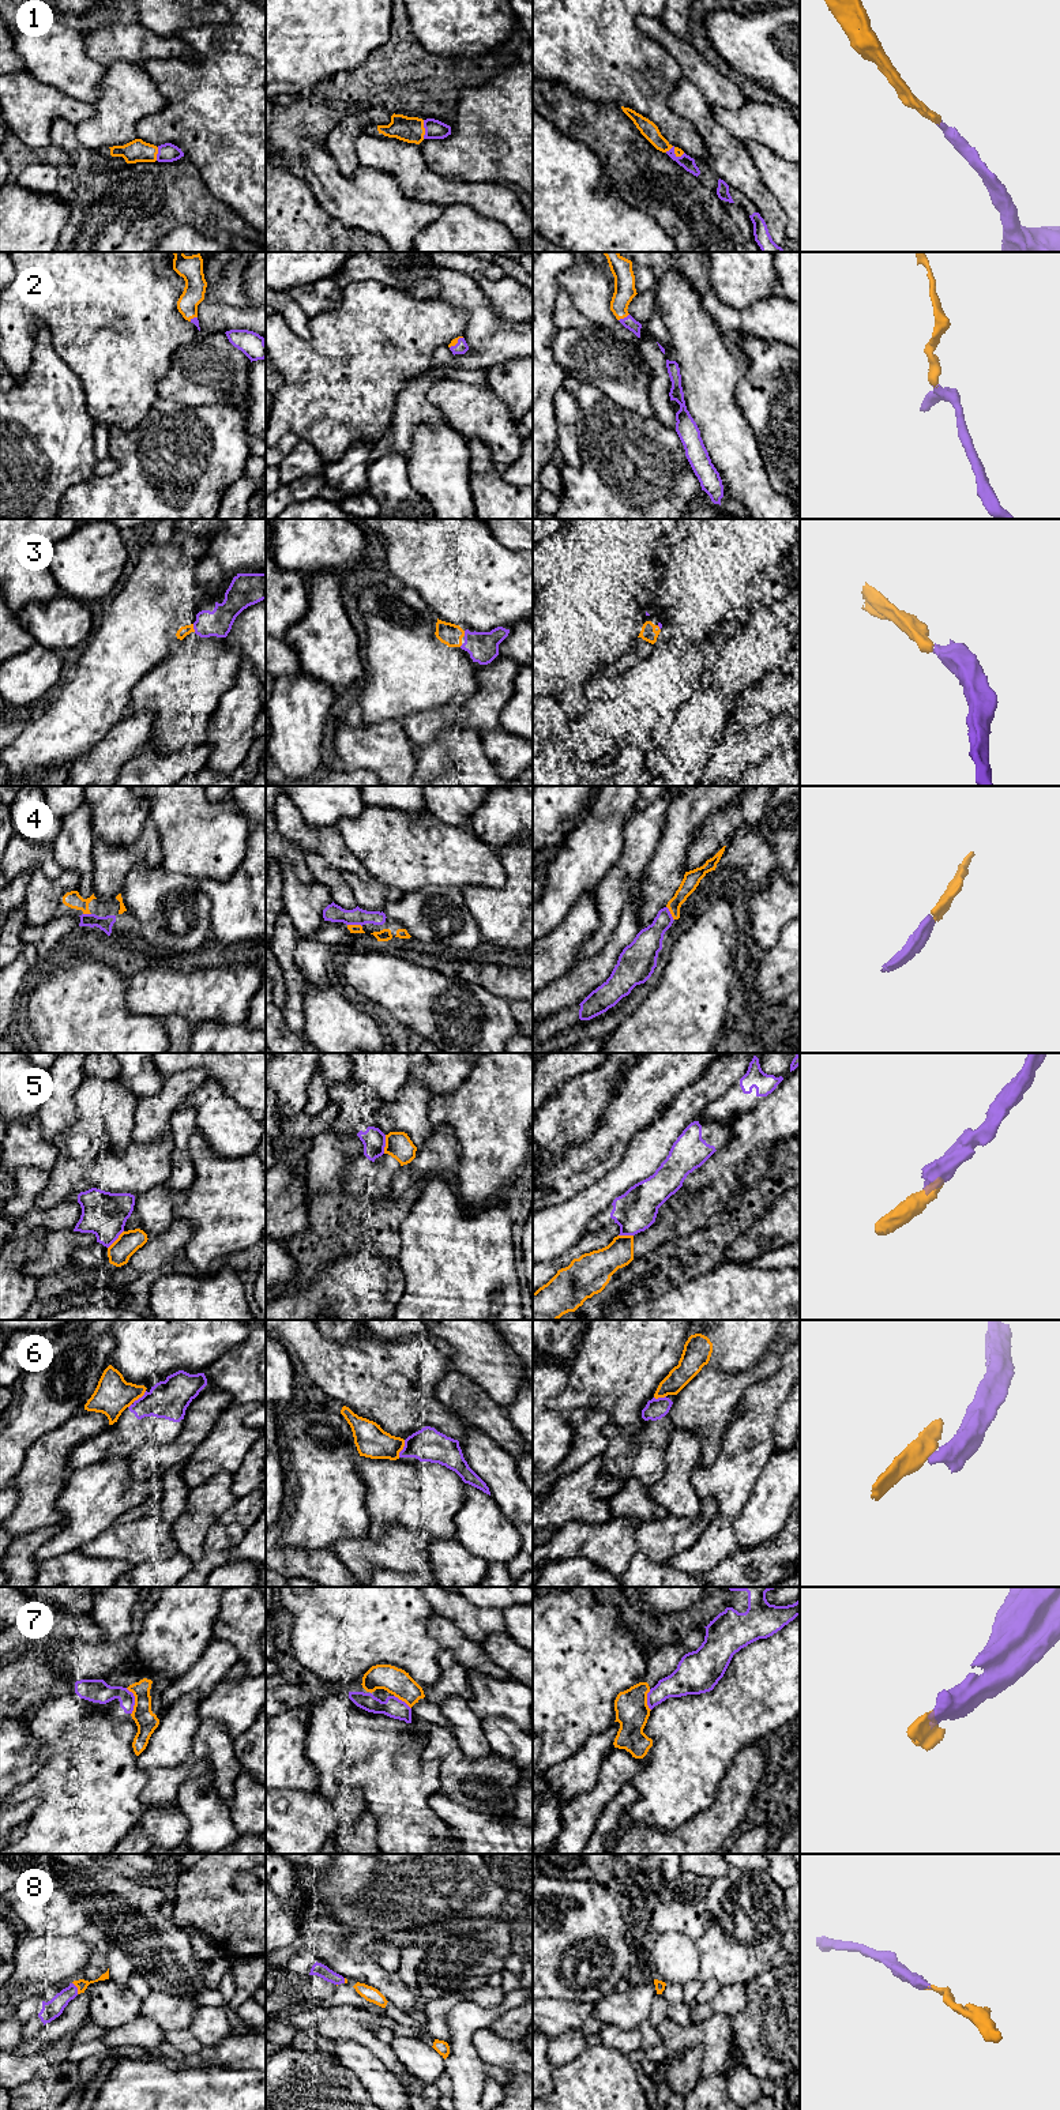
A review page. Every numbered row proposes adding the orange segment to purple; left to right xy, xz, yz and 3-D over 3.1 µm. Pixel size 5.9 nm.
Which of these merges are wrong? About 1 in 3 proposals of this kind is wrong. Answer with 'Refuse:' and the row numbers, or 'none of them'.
Refuse: 5, 6, 7

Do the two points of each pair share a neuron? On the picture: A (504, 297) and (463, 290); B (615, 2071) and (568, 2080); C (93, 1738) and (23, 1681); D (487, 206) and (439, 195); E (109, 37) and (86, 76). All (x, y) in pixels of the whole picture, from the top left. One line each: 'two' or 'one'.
A: two
B: one
C: two
D: one
E: two

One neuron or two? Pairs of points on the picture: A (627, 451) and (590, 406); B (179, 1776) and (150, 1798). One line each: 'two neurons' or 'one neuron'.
A: one neuron
B: one neuron

